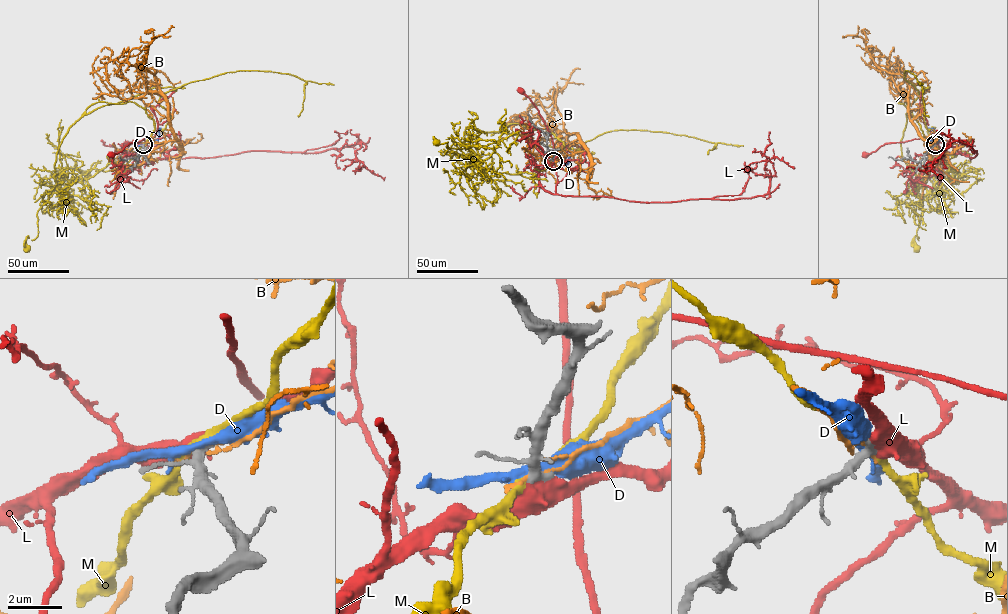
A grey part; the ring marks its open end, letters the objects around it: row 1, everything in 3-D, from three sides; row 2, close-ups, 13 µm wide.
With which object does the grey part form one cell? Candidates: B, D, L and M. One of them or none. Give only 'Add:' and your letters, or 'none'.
Add: L

